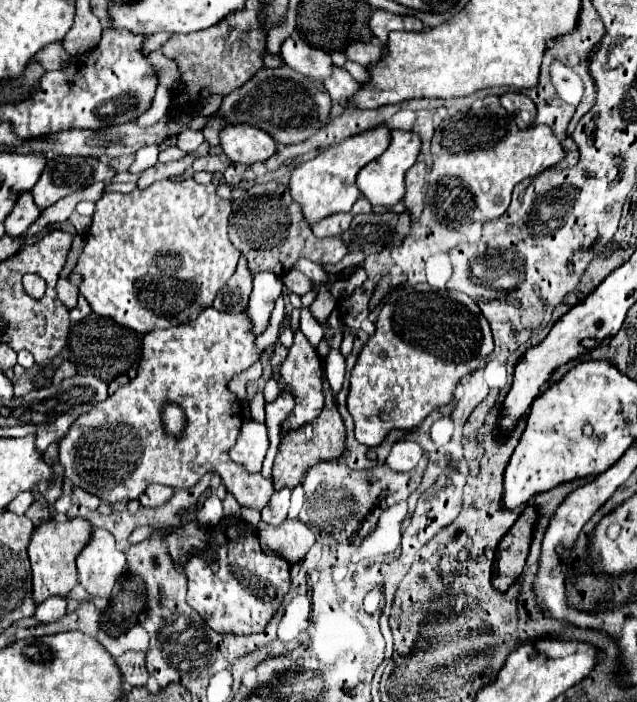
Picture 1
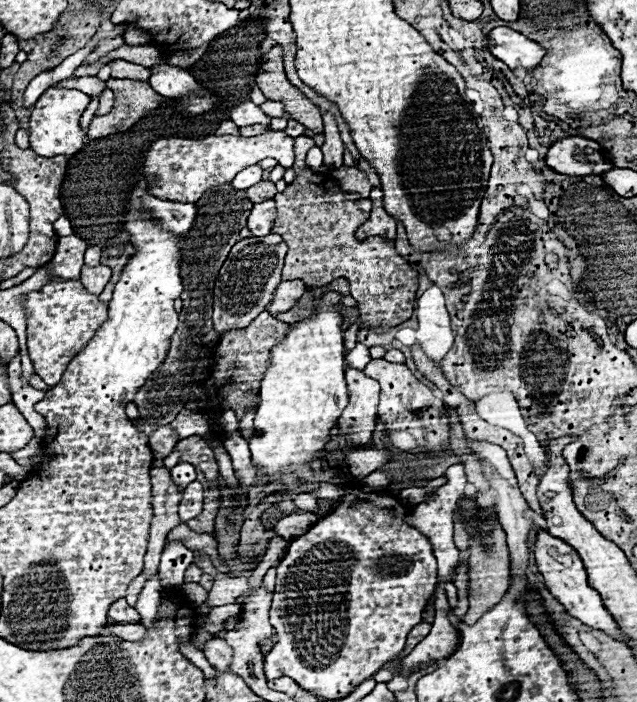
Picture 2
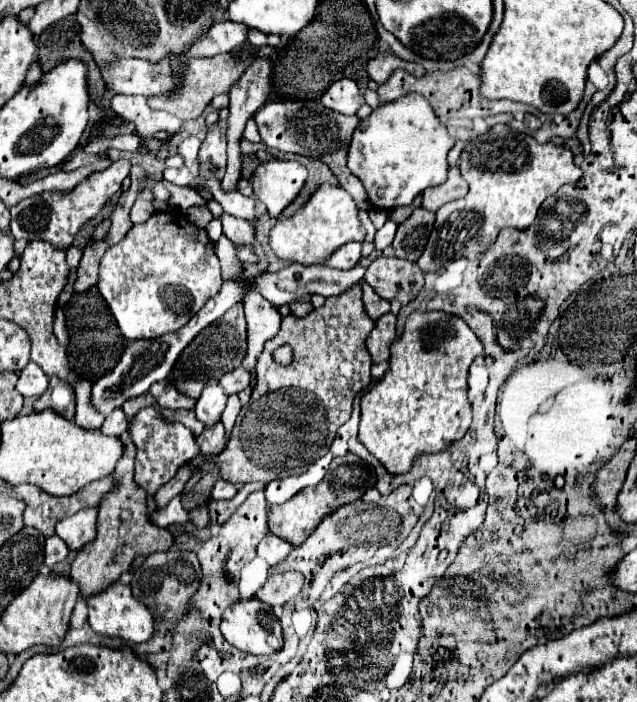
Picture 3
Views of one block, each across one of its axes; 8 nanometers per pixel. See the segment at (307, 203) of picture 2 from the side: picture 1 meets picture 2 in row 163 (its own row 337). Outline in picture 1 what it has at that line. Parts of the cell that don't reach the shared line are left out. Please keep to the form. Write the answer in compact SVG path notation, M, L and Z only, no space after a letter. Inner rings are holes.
M296 330L296 334L294 334L294 344L292 344L292 348L290 348L290 352L288 352L288 358L284 360L284 364L282 364L282 368L280 368L282 380L292 386L294 396L296 396L296 406L294 406L290 418L284 420L284 424L282 424L282 430L284 430L284 432L290 430L290 428L298 428L298 426L302 426L302 424L314 420L314 418L322 412L324 396L322 396L322 388L320 388L320 384L322 384L322 370L320 370L320 368L322 368L320 356L314 352L314 348L310 346L310 342L308 342L306 336L302 334L302 330Z

